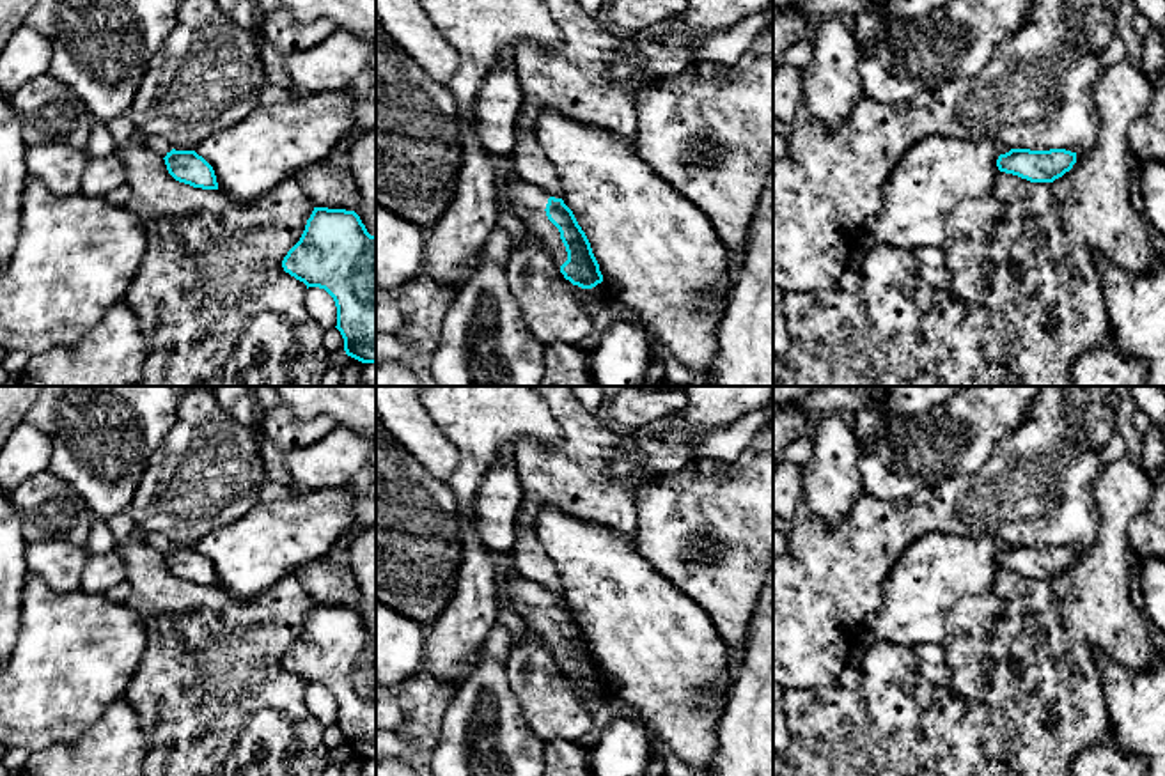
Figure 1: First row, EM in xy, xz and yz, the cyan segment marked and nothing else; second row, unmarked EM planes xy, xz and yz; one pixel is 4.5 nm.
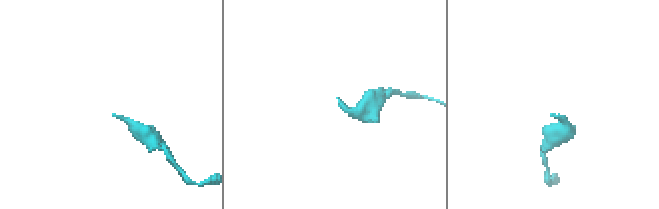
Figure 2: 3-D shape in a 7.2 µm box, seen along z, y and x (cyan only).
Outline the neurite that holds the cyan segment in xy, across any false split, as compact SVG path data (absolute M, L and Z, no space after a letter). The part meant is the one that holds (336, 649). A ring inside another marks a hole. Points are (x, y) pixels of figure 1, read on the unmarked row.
M314 604L300 638L282 657L285 670L309 684L324 686L337 703L337 726L348 753L362 760L376 760L376 632L371 632L355 608Z

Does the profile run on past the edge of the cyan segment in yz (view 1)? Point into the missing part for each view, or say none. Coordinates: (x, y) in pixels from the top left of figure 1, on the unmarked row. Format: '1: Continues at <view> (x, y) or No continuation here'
1: No continuation here

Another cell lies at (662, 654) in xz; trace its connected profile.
M555 508L539 512L536 535L615 696L688 765L692 776L713 776L716 725L739 654L720 640L711 618L692 599L638 555L633 539Z

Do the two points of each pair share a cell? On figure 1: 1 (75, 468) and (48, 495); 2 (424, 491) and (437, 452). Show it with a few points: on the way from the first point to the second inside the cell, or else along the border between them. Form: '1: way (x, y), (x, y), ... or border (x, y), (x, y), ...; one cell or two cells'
1: border (46, 470), (62, 479), (91, 511); two cells
2: border (399, 445), (445, 482); two cells

